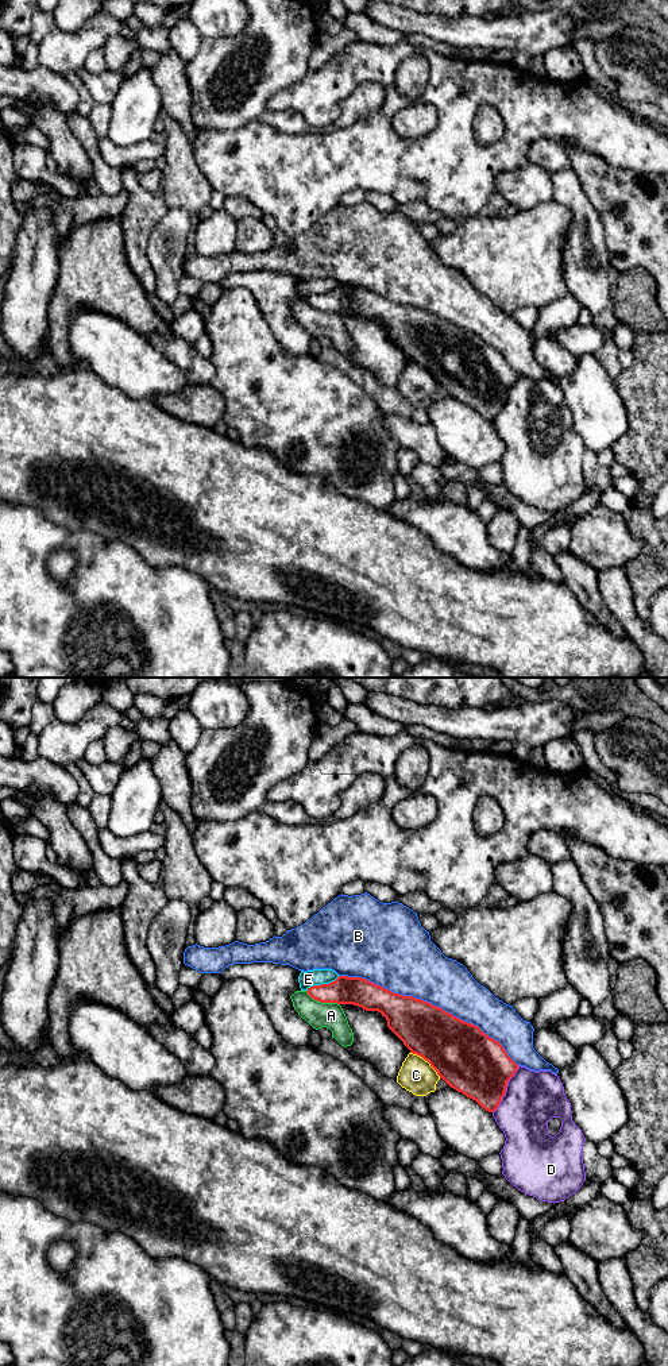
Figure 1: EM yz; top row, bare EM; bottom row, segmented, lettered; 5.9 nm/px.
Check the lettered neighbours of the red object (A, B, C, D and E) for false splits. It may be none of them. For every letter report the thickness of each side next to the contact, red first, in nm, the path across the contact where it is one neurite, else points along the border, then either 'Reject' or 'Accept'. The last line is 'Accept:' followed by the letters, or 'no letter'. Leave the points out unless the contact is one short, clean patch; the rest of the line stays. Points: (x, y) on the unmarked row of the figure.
A: Thickness 170 nm (red) against 160 nm. Reject
B: Thickness 320 nm (red) against 360 nm. Reject
C: Thickness 380 nm (red) against 200 nm. Reject
D: Thickness 380 nm (red) against 320 nm. Reject
E: Thickness 170 nm (red) against 100 nm. Boundary: yz (339, 285), (328, 292), (313, 293), (307, 300). Reject
Accept: no letter

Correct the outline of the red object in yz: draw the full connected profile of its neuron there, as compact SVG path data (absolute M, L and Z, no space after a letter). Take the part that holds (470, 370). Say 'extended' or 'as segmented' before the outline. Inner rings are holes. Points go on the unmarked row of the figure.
as segmented; M339 285L335 290L313 294L306 301L312 308L321 312L354 313L366 320L381 321L387 329L387 336L410 362L428 370L451 397L475 409L489 421L498 417L505 405L507 390L518 378L503 355L478 335L464 331L428 310L394 302L366 288Z

